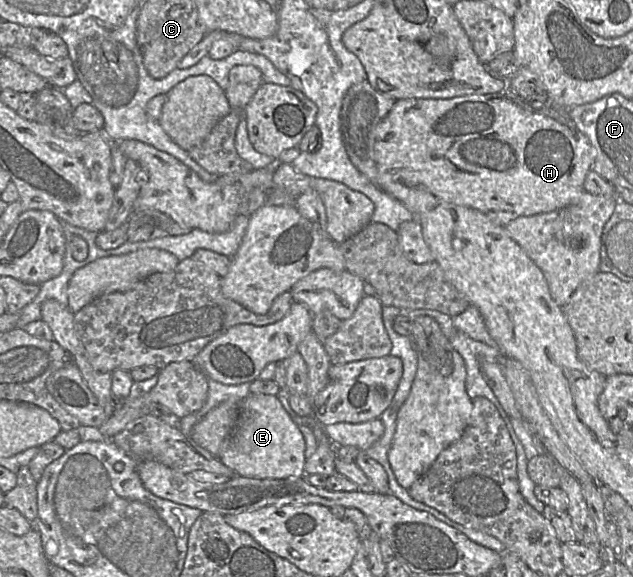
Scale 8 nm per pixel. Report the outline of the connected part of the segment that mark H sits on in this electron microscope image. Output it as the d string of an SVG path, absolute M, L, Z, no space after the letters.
M508 87L497 93L464 95L450 99L409 98L396 100L388 114L374 130L374 159L377 168L377 186L400 201L415 216L438 205L451 203L474 208L493 222L506 226L519 216L551 212L568 206L584 191L584 180L592 169L596 149L569 117L567 108L546 108L542 101L520 97Z

